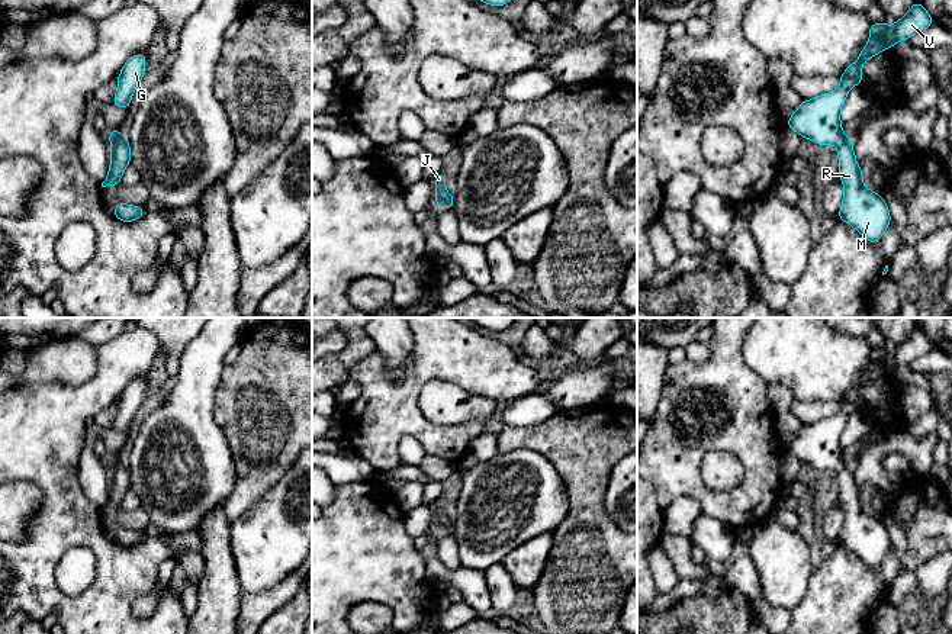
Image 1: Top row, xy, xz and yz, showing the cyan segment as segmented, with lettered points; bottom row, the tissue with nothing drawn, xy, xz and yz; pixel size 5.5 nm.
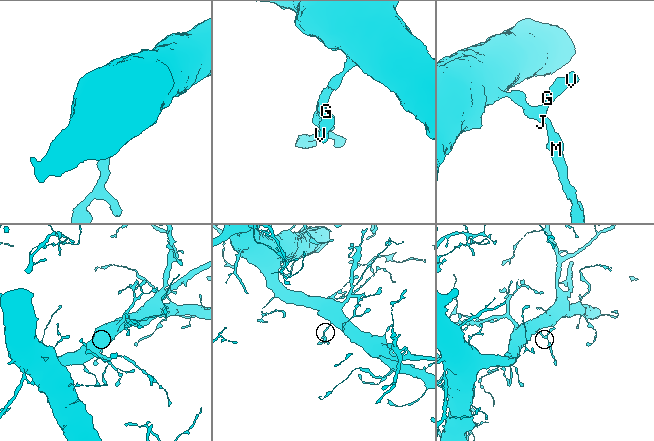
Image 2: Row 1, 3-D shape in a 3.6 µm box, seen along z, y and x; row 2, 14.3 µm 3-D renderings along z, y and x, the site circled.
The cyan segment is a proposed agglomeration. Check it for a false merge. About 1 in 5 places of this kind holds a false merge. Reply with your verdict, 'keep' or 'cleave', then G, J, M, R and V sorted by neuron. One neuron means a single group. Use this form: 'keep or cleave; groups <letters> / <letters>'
keep; groups G J M R V

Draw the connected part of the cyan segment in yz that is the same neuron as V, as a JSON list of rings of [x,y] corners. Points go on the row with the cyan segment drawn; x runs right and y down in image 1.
[[[917,0],[908,13],[890,28],[885,22],[871,23],[869,42],[859,58],[848,65],[840,75],[840,86],[811,100],[803,100],[800,107],[785,123],[803,138],[818,145],[836,145],[839,155],[839,176],[845,187],[845,197],[839,210],[839,221],[853,226],[868,242],[878,242],[891,223],[885,200],[862,184],[863,171],[856,162],[853,144],[842,132],[840,110],[848,91],[862,83],[862,65],[882,49],[894,48],[897,41],[908,41],[933,25],[933,19]]]

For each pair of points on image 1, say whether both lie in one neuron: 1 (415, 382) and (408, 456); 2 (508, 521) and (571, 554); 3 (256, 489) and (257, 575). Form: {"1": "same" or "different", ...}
{"1": "different", "2": "different", "3": "different"}

